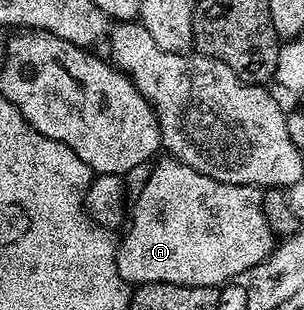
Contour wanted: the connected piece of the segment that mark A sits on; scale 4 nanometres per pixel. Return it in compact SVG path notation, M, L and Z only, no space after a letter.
M173 158L157 159L151 169L150 176L146 180L146 184L141 188L138 198L134 204L134 210L130 212L130 221L128 234L124 240L121 239L120 245L117 247L116 263L118 264L118 272L122 276L124 282L129 285L137 286L146 283L172 283L179 286L222 286L222 283L229 283L240 273L255 267L258 263L269 258L276 246L276 236L269 227L269 222L264 214L263 191L252 185L234 185L226 184L222 181L216 181L212 177L204 176L196 169L190 168L188 165L182 164Z

